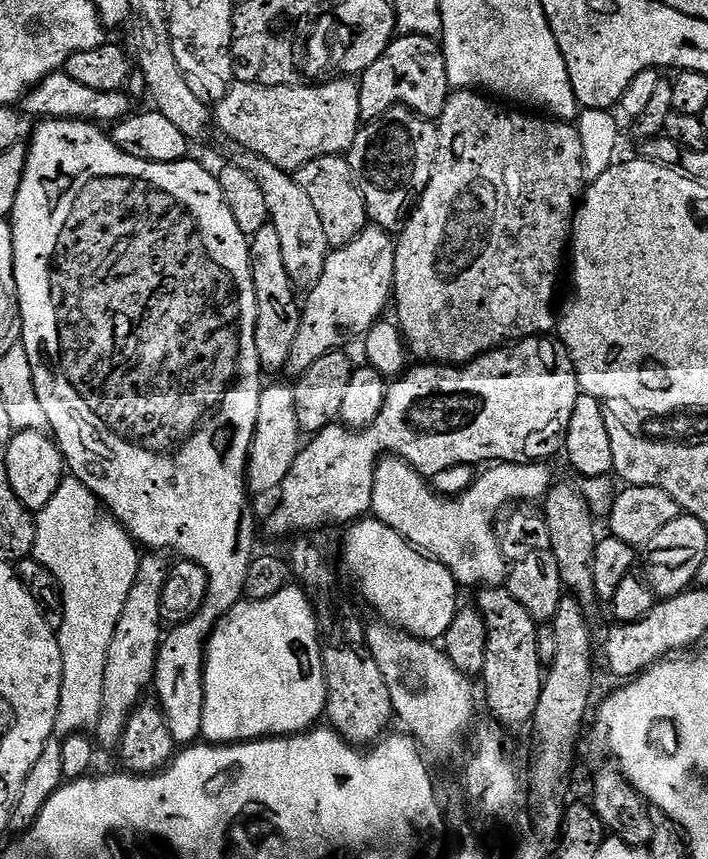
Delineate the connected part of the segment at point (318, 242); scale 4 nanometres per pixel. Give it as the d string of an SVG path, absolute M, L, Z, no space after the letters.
M241 151L238 163L242 170L246 170L258 182L262 195L266 198L268 219L278 230L278 239L282 241L282 262L286 262L286 270L290 274L293 285L311 286L318 282L322 270L326 266L326 258L330 245L326 238L326 230L322 230L322 222L314 205L302 186L298 186L293 173L274 166L274 162L266 162L266 158L256 156L252 152Z

